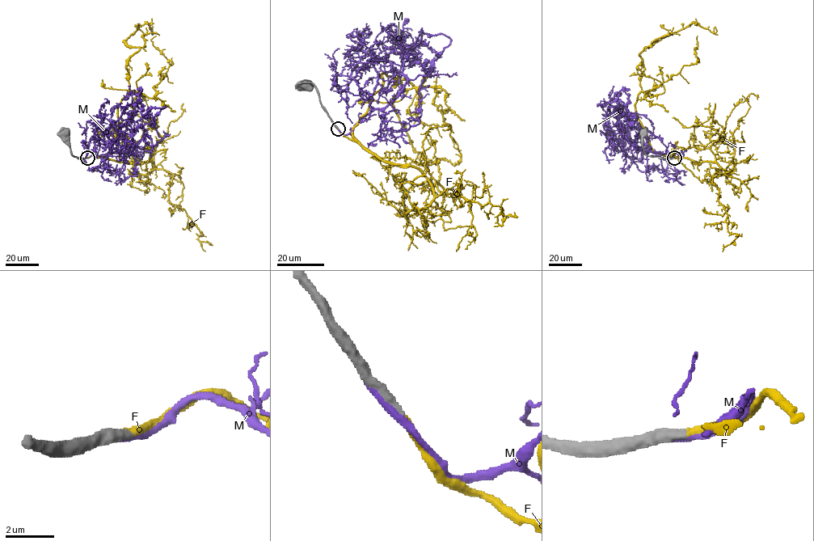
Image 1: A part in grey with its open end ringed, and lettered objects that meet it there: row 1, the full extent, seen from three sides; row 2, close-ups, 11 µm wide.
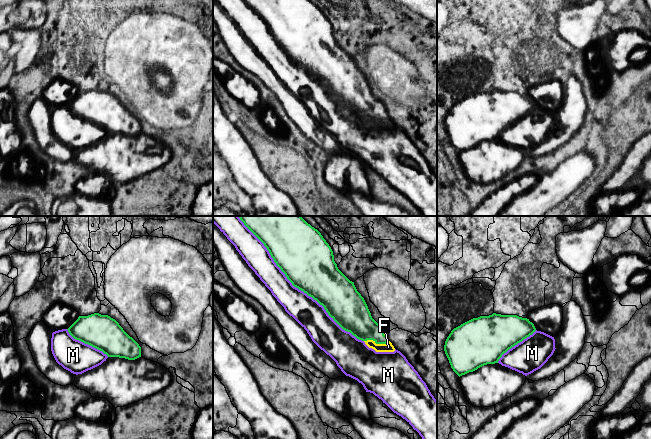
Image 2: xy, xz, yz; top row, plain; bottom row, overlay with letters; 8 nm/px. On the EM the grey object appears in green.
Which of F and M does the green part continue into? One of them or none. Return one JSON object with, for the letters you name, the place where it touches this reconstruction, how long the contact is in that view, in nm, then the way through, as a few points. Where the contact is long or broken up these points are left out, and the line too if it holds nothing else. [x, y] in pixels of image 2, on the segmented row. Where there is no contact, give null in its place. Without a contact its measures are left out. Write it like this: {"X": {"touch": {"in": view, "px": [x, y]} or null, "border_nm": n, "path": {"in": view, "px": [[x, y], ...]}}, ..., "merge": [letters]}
{"F": {"touch": {"in": "xz", "px": [376, 343]}, "border_nm": 200}, "merge": ["F"]}

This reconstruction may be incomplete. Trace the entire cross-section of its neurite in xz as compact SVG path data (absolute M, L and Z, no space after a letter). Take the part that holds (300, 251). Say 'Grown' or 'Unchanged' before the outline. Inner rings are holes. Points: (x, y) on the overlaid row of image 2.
Grown. M238 216L264 244L276 265L292 285L324 307L345 331L362 340L376 352L394 352L384 328L371 316L368 306L350 281L337 267L331 247L321 233L301 216Z

